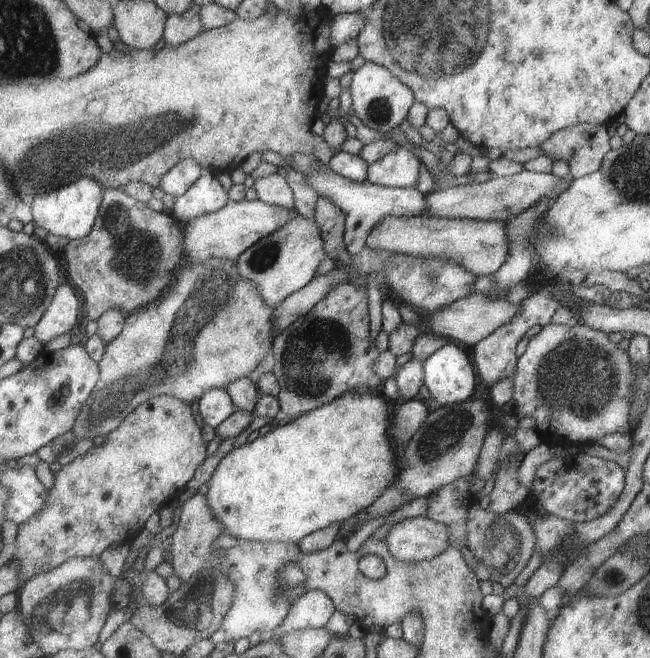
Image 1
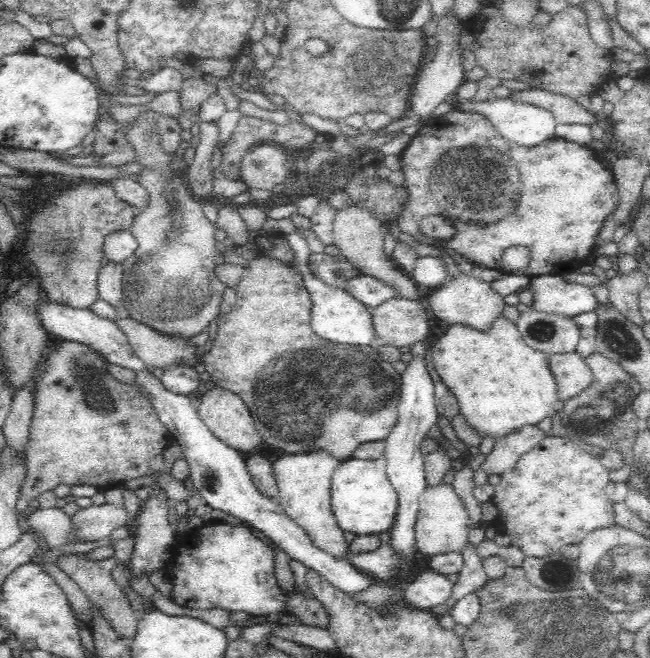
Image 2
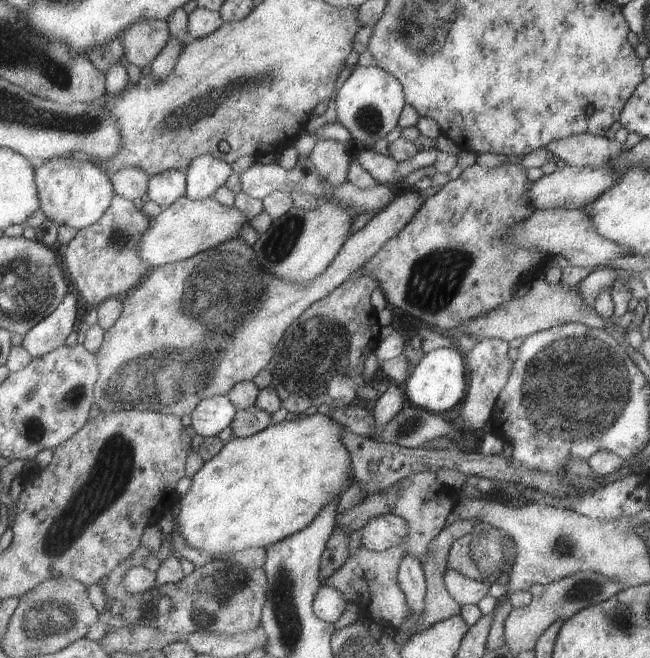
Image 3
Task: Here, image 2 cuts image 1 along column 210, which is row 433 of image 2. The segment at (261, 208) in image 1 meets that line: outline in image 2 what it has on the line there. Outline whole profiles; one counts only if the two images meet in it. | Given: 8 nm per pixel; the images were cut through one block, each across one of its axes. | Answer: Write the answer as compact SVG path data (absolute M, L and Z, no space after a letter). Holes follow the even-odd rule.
M214 386L214 388L210 388L202 394L202 397L196 402L196 407L200 418L214 435L242 454L247 455L256 451L263 443L262 437L254 424L252 412L239 394L220 386Z

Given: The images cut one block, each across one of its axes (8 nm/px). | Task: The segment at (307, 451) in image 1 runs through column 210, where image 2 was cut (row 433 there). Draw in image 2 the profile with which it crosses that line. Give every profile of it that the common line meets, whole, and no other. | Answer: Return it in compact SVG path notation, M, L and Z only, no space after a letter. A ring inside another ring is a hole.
M496 316L488 330L479 330L466 324L450 324L448 330L434 344L430 344L430 349L435 370L458 398L460 414L480 436L496 438L511 430L519 430L526 424L536 425L553 415L554 404L559 399L548 355L531 348L510 318Z

